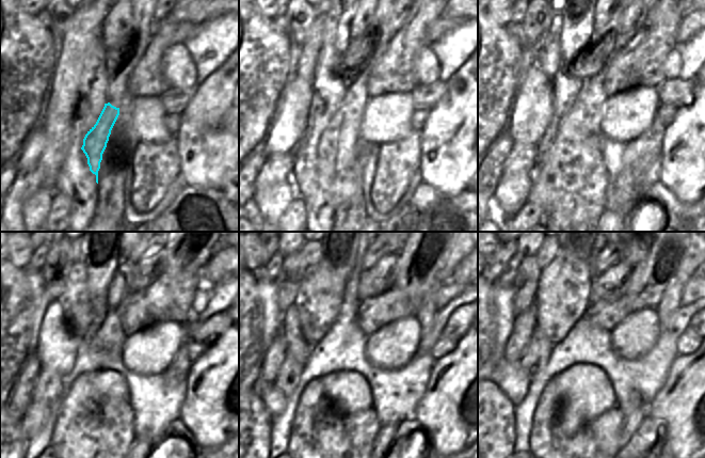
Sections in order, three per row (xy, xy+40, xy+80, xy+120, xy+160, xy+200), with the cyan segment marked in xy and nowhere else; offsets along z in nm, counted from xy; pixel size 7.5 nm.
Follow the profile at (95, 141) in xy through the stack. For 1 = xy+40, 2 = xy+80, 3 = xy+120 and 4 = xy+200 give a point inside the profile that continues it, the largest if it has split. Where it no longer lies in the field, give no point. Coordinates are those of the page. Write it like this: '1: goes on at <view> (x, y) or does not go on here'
1: goes on at xy+40 (339, 171)
2: goes on at xy+80 (570, 186)
3: goes on at xy+120 (93, 432)
4: goes on at xy+200 (593, 448)

